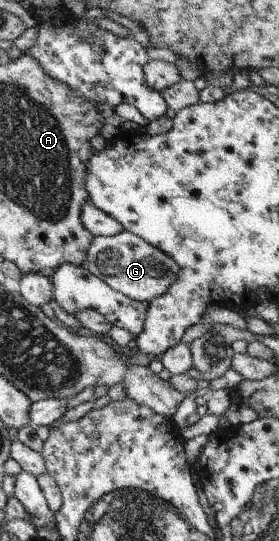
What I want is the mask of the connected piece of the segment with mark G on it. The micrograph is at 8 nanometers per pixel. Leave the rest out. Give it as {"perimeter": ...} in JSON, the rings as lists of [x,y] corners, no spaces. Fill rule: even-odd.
{"perimeter":[[[128,231],[111,237],[93,237],[87,248],[83,267],[112,290],[143,304],[148,304],[152,299],[163,295],[177,279],[179,270],[173,258]]]}

